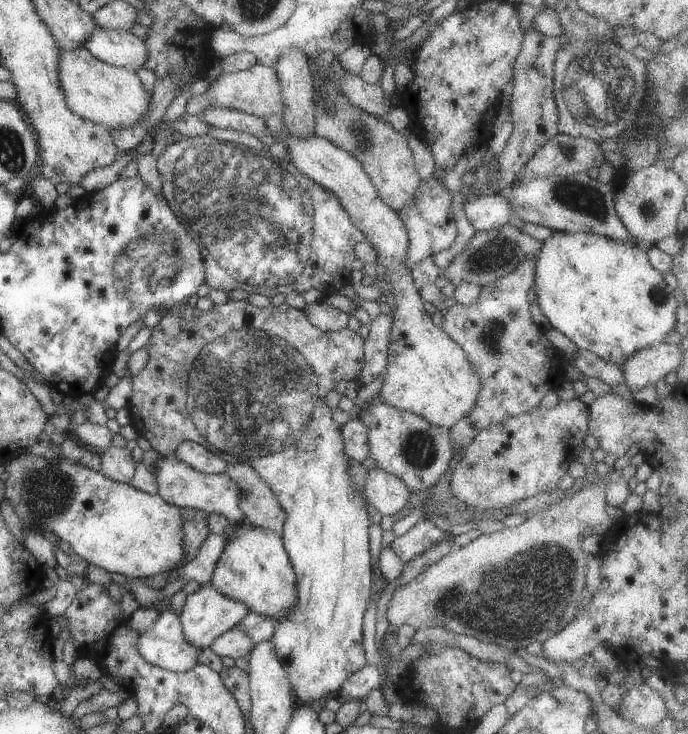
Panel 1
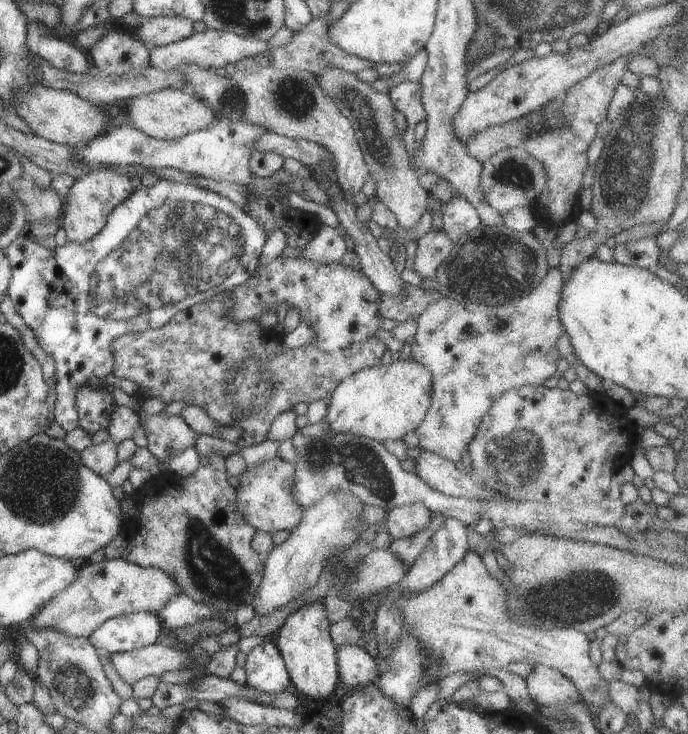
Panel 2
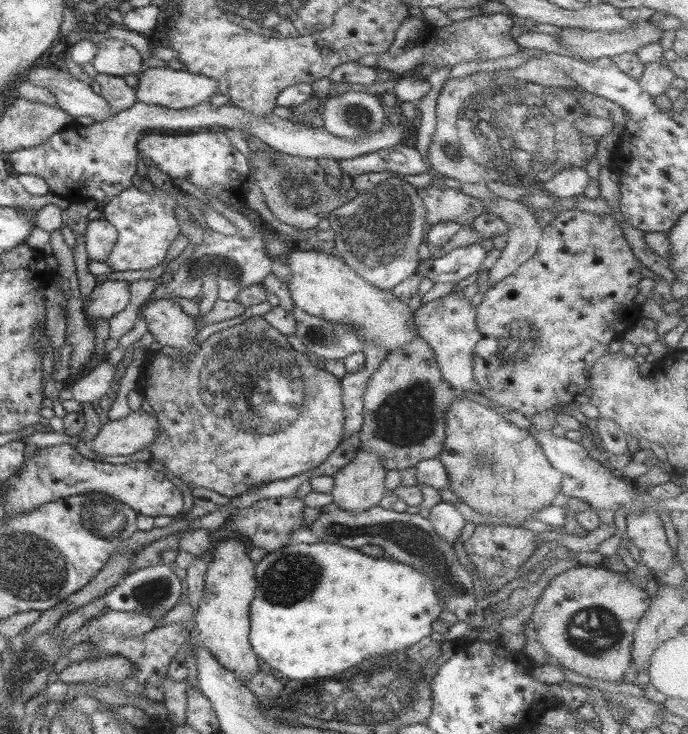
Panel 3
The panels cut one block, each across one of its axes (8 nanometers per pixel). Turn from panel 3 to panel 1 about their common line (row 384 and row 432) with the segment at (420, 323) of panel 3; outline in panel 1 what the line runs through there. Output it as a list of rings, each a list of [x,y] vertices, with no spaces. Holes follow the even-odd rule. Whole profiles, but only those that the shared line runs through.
[[[535,256],[525,258],[510,274],[481,287],[477,301],[471,305],[449,302],[443,324],[448,336],[468,355],[472,368],[481,378],[481,393],[475,408],[450,427],[453,452],[462,450],[488,425],[530,412],[540,406],[549,390],[566,381],[566,360],[562,352],[547,339],[532,321],[528,290],[535,284]]]

